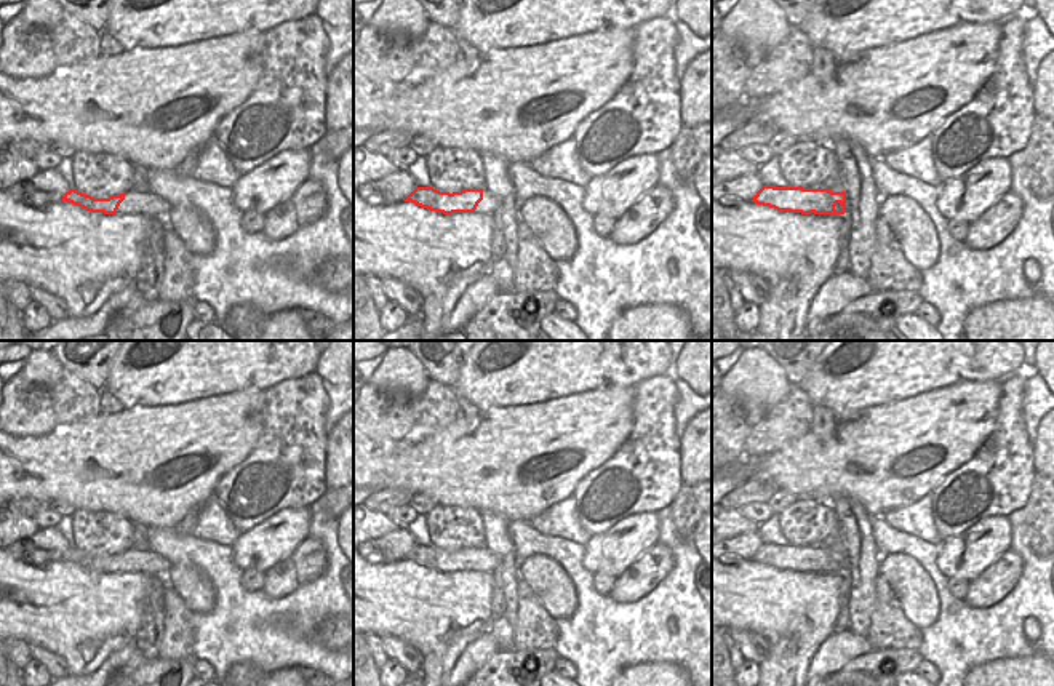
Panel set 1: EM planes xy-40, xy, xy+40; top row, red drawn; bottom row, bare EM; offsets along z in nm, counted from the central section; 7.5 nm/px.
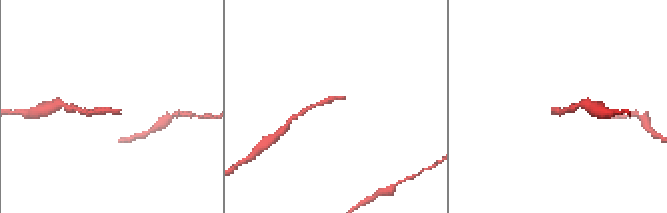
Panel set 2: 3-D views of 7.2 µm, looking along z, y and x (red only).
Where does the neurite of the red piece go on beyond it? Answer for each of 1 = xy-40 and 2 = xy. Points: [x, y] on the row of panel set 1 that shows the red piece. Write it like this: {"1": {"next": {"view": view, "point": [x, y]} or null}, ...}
{"1": {"next": {"view": "xy-40", "point": [135, 202]}}, "2": {"next": {"view": "xy", "point": [488, 203]}}}

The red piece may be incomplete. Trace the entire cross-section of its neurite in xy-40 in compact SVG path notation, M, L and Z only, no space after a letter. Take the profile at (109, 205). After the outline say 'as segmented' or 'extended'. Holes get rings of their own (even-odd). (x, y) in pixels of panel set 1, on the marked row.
M70 189L64 193L61 201L69 201L91 213L154 214L157 217L165 217L171 208L171 203L160 195L149 193L147 190L138 192L134 189L109 198L94 198Z; extended

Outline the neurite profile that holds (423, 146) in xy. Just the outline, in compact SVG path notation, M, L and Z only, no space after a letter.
M413 136L409 146L419 157L427 157L437 147L429 138L425 136Z

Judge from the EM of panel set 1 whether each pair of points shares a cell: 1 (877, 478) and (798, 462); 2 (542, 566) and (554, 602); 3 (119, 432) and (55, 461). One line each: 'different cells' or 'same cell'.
1: same cell
2: same cell
3: same cell

